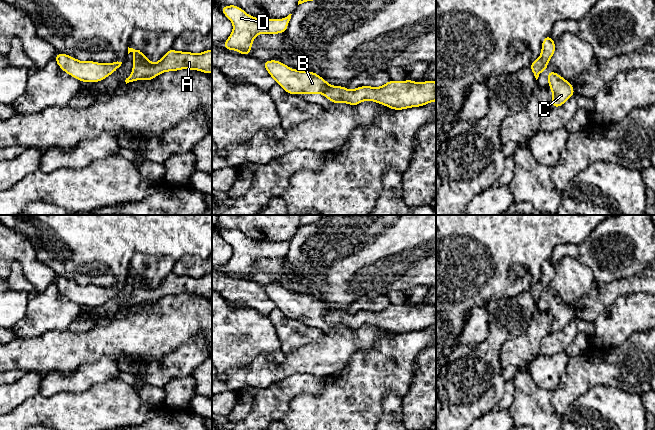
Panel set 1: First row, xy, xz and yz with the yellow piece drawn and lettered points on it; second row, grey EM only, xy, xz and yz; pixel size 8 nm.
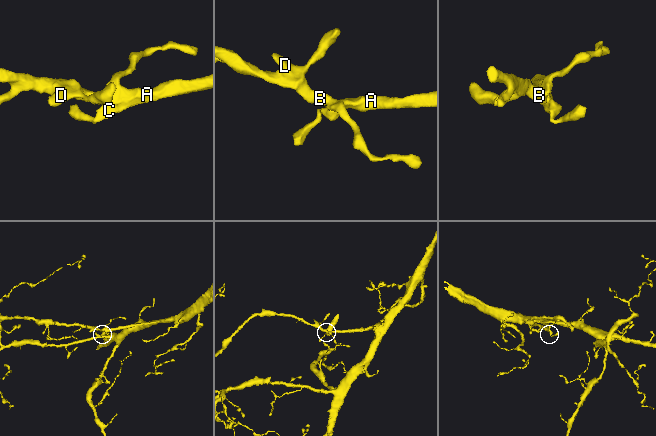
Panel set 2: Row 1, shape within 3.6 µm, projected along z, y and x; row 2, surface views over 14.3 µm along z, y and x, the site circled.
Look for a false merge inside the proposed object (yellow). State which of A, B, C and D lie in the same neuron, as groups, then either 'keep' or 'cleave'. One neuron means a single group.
A B C D; keep

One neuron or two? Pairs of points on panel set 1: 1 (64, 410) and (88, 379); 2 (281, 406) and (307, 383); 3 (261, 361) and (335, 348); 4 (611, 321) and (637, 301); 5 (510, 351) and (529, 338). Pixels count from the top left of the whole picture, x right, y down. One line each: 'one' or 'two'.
1: two
2: one
3: one
4: one
5: one

